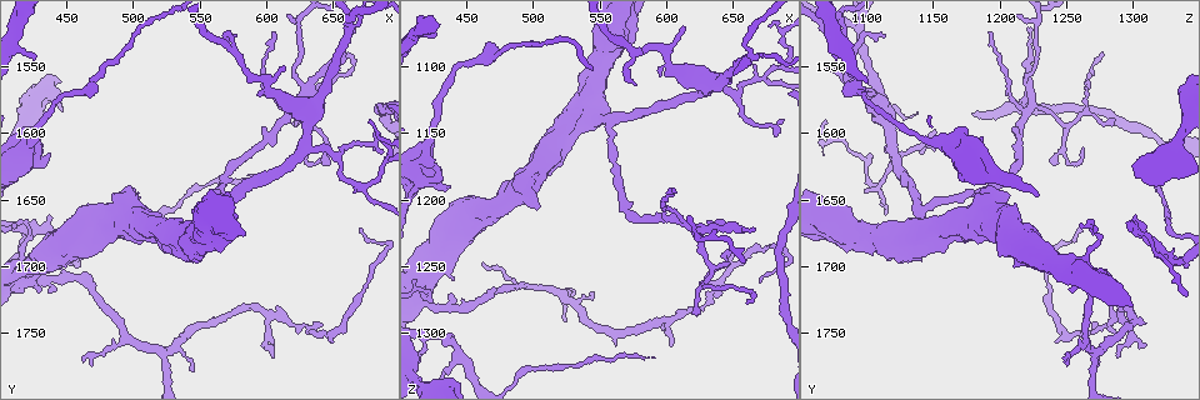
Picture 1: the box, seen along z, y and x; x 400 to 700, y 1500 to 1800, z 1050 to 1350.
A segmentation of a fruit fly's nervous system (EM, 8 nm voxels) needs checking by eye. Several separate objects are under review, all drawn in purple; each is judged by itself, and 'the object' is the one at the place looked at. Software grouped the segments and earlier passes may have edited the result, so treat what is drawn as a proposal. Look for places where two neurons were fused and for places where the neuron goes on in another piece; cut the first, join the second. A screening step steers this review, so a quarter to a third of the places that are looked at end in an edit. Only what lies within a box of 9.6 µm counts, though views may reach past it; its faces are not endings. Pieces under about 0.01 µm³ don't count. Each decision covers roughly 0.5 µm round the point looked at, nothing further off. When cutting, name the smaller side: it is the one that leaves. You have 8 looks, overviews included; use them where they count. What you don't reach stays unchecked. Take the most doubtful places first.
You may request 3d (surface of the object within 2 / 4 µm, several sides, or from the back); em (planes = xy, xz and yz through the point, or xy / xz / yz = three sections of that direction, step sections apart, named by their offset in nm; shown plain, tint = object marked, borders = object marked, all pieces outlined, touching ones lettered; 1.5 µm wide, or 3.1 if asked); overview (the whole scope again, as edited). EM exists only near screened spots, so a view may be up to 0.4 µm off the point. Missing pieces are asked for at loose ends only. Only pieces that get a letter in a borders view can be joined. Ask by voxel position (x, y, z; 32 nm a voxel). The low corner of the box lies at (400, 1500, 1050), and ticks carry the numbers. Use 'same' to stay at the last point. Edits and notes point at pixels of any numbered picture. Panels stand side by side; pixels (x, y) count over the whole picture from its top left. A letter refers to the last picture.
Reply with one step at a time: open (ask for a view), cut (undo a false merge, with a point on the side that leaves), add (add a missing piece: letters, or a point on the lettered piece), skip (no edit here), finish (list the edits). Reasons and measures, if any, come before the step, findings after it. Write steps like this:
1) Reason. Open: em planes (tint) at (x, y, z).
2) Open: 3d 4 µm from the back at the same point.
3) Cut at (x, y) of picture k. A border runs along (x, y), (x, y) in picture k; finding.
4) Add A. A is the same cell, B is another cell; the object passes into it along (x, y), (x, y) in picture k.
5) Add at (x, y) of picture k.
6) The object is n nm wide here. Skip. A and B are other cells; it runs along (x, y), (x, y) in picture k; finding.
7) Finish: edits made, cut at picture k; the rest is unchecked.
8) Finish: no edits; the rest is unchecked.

Four or more arms meet. Open: em xz step 8 (tint) at (660, 1520, 1094).

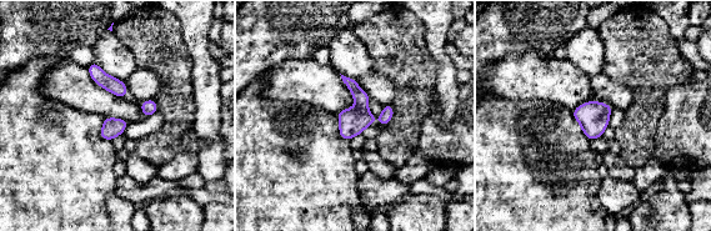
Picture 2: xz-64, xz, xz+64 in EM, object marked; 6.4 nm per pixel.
Open: em xz step 8 (borders) at the same point.

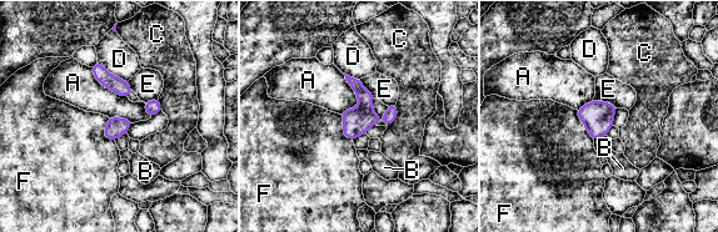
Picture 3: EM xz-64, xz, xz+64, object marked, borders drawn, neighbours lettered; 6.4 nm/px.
The object is 120 nm wide here; the longest contact is with A, 260 nm. Skip. A, B, C, D, E and F are other cells; continuous, no second neuron.

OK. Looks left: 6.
Long arm stops here. Open: em xz step 4 (borders) at (668, 1672, 1258).

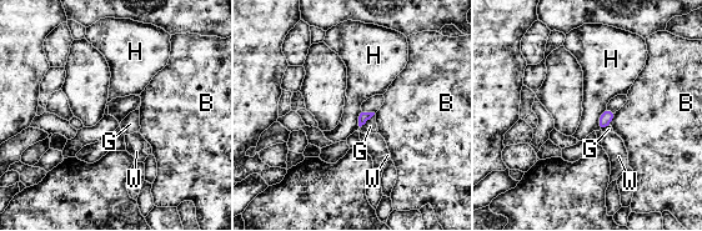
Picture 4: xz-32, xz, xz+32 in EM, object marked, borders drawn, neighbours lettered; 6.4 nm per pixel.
Another direction. Open: em planes (borders) at the same point.

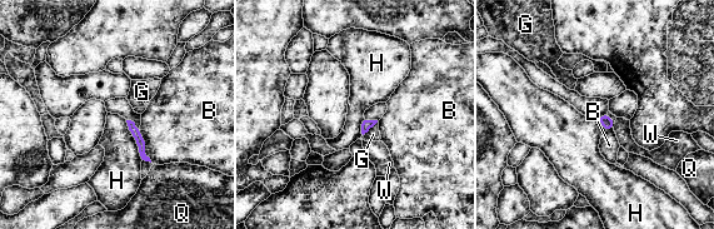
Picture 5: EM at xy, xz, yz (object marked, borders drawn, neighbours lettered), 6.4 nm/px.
The object is 60 nm wide here. Skip. B, G, H, Q and W are other cells; a border runs along (125, 120), (143, 159) in picture 5; none of them fits.

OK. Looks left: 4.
Three arms meet. Open: em xy step 4 (tint) at (634, 1594, 1250).

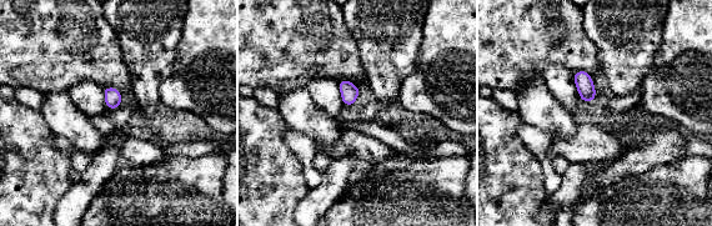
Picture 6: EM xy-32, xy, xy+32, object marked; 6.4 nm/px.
Open: em planes (tint) at the same point.

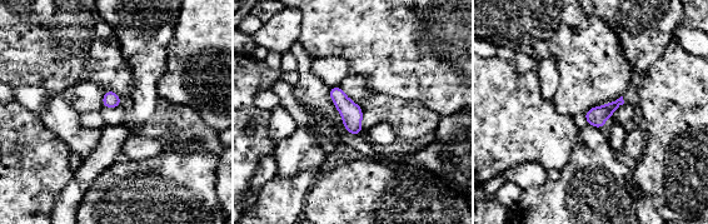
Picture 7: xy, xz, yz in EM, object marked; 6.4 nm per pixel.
See the neighbours. Open: em planes (borders) at the same point.

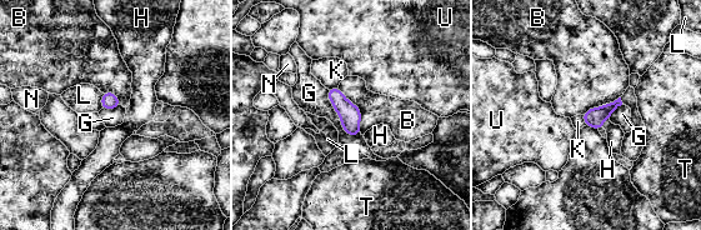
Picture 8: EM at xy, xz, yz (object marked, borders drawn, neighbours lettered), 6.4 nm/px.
The longest contact is with G, 360 nm. Skip. B, G, H, K, L, N, T and U are other cells; a border runs along (338, 88), (360, 110), (361, 133) in picture 8; continuous, no second neuron.

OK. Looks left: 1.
Finish: no edits; the rest is unchecked.

